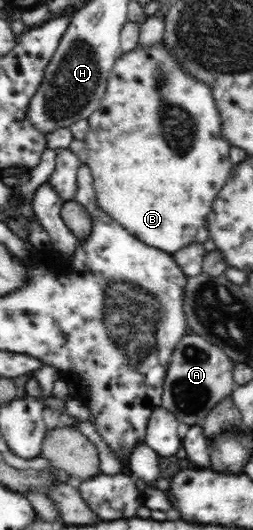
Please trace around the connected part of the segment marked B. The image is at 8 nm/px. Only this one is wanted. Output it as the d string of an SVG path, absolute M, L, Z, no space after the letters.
M158 41L153 43L153 45L147 45L147 47L137 45L131 52L122 51L115 60L107 81L105 95L103 95L99 107L95 109L87 120L89 122L89 129L87 129L84 139L88 147L86 162L90 167L91 174L93 174L93 187L96 197L98 197L98 207L115 219L121 227L126 229L136 239L161 251L173 254L183 249L183 247L187 247L190 243L195 242L197 232L202 227L205 227L207 217L212 211L212 205L215 199L217 199L217 195L219 195L219 190L229 179L233 165L229 158L231 145L222 139L222 119L220 119L218 107L214 99L212 99L212 90L209 91L209 87L203 87L203 83L195 81L193 77L187 79L182 65L172 55L170 47L164 47Z

